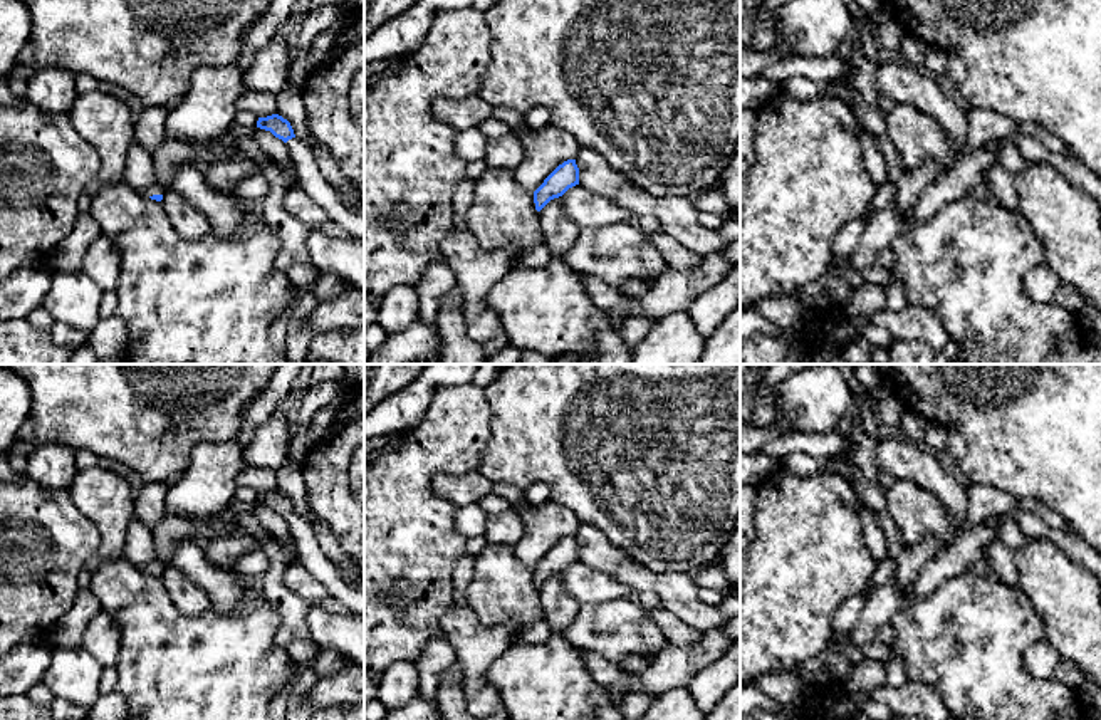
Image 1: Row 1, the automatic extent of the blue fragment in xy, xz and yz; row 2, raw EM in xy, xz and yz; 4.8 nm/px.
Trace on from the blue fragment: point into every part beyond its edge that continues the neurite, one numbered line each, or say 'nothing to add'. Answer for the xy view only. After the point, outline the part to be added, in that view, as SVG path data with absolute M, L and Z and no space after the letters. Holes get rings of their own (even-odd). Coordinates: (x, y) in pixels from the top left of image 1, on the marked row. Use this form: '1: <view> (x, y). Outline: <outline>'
1: xy (155, 188). Outline: M154 183L148 188L139 190L138 193L144 198L149 198L153 195L164 195L164 191L166 191L164 188L161 188L159 185Z

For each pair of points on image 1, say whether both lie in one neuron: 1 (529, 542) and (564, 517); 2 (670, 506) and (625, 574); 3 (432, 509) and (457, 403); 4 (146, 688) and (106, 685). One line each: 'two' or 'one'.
1: one
2: two
3: one
4: two

